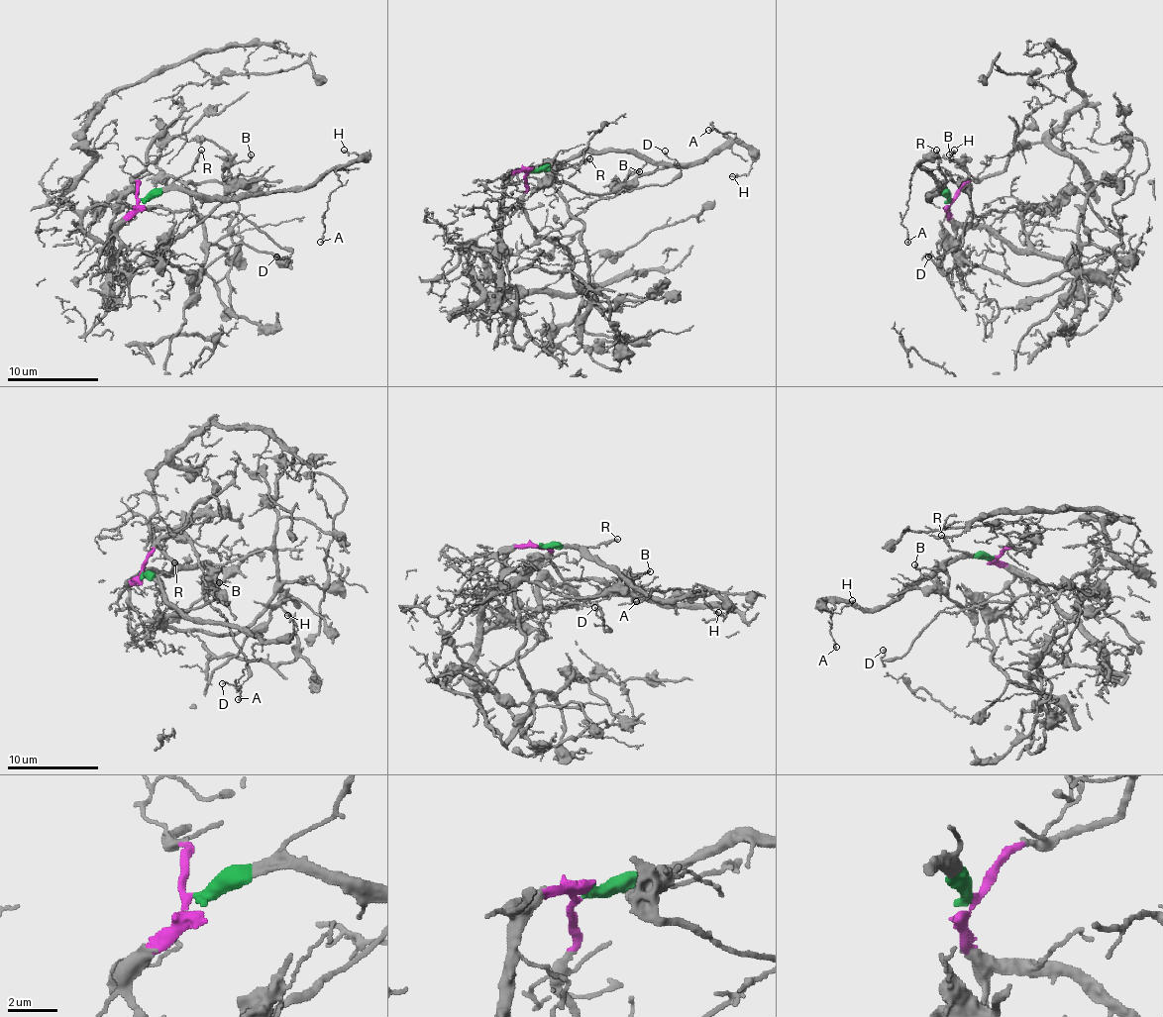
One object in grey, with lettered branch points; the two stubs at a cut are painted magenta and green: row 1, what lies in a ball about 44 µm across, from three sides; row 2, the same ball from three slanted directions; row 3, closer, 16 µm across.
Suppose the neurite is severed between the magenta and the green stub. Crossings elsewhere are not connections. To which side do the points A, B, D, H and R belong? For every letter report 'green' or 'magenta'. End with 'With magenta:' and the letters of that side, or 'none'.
A: green
B: magenta
D: magenta
H: green
R: green
With magenta: B, D

